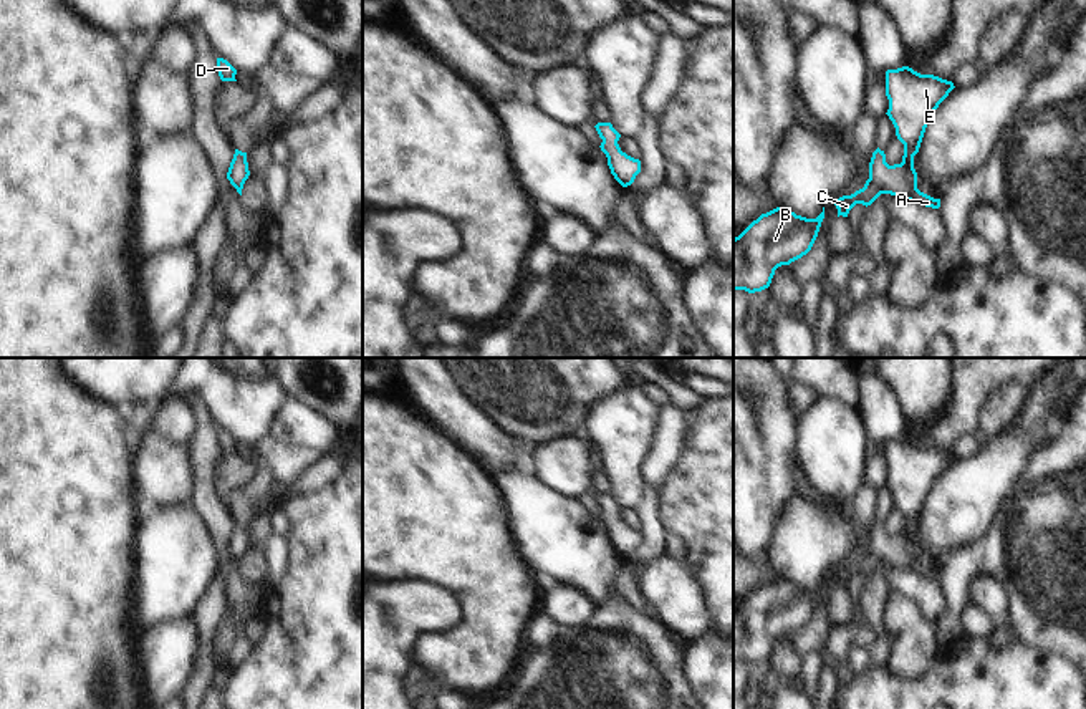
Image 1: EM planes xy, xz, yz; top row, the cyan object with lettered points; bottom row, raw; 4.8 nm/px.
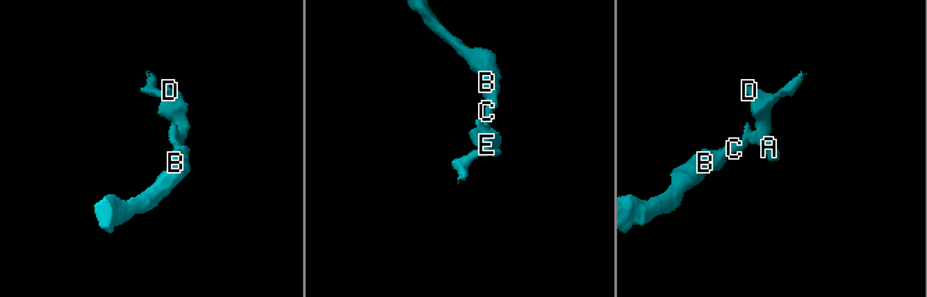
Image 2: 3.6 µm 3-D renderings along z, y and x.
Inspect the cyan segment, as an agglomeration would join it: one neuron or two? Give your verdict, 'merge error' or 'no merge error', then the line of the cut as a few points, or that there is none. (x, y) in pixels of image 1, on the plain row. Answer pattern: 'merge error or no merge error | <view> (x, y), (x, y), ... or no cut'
no merge error | no cut

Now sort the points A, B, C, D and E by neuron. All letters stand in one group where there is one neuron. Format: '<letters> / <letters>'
A B C D E

